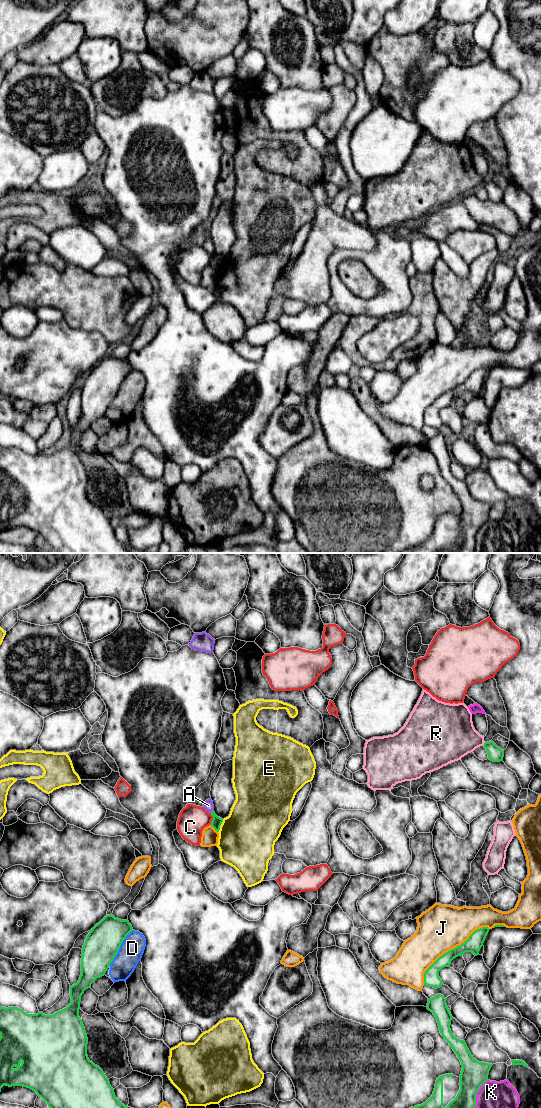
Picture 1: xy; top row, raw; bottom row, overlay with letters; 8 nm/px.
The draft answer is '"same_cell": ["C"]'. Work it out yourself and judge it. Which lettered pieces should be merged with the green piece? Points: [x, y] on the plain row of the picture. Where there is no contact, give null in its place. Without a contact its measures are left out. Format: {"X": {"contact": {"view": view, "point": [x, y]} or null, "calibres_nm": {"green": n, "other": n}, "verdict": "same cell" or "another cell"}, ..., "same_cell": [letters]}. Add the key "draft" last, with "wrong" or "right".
{"A": {"contact": {"view": "xy", "point": [211, 251]}, "calibres_nm": {"green": 90, "other": 80}, "verdict": "same cell"}, "C": {"contact": {"view": "xy", "point": [212, 259]}, "calibres_nm": {"green": 90, "other": 220}, "verdict": "another cell"}, "D": {"contact": {"view": "xy", "point": [119, 387]}, "calibres_nm": {"green": 280, "other": 190}, "verdict": "another cell"}, "E": {"contact": {"view": "xy", "point": [220, 265]}, "calibres_nm": {"green": 90, "other": 460}, "verdict": "another cell"}, "J": {"contact": {"view": "xy", "point": [451, 389]}, "calibres_nm": {"green": 130, "other": 380}, "verdict": "another cell"}, "K": {"contact": {"view": "xy", "point": [475, 536]}, "calibres_nm": {"green": 220, "other": 360}, "verdict": "another cell"}, "R": {"contact": {"view": "xy", "point": [484, 184]}, "calibres_nm": {"green": 120, "other": 360}, "verdict": "another cell"}, "same_cell": ["A"], "draft": "wrong"}

